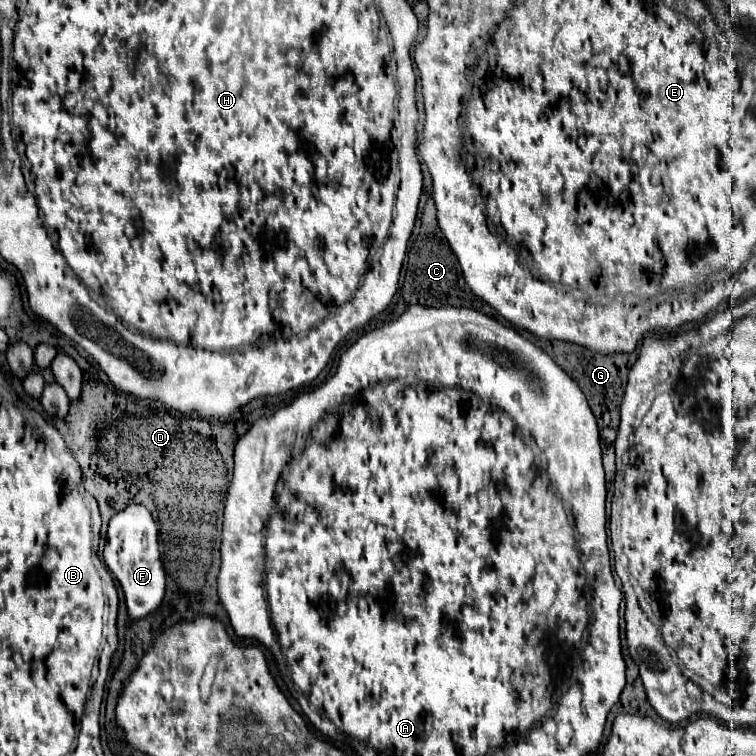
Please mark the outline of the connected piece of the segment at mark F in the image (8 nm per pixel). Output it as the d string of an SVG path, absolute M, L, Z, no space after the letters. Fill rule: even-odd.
M127 505L121 513L117 513L109 521L107 531L107 543L103 551L105 565L109 571L117 577L121 583L121 589L125 593L127 611L133 619L141 619L149 613L153 613L165 595L165 571L161 563L159 553L159 537L157 537L157 525L151 517L151 513L143 505Z

